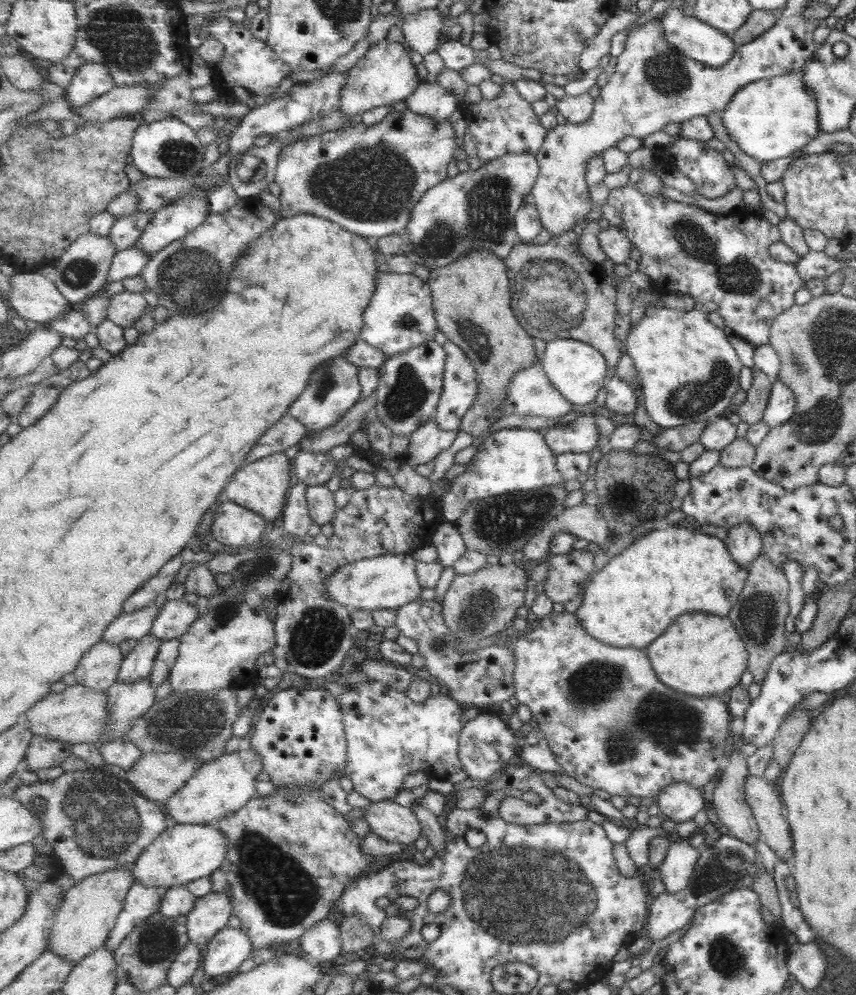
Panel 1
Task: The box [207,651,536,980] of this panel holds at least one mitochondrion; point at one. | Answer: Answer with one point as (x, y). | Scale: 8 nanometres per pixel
(285, 894)

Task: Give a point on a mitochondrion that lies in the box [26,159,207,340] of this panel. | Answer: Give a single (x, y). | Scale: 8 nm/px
(78, 274)

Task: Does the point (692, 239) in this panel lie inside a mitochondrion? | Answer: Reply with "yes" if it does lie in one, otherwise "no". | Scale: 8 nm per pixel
yes

